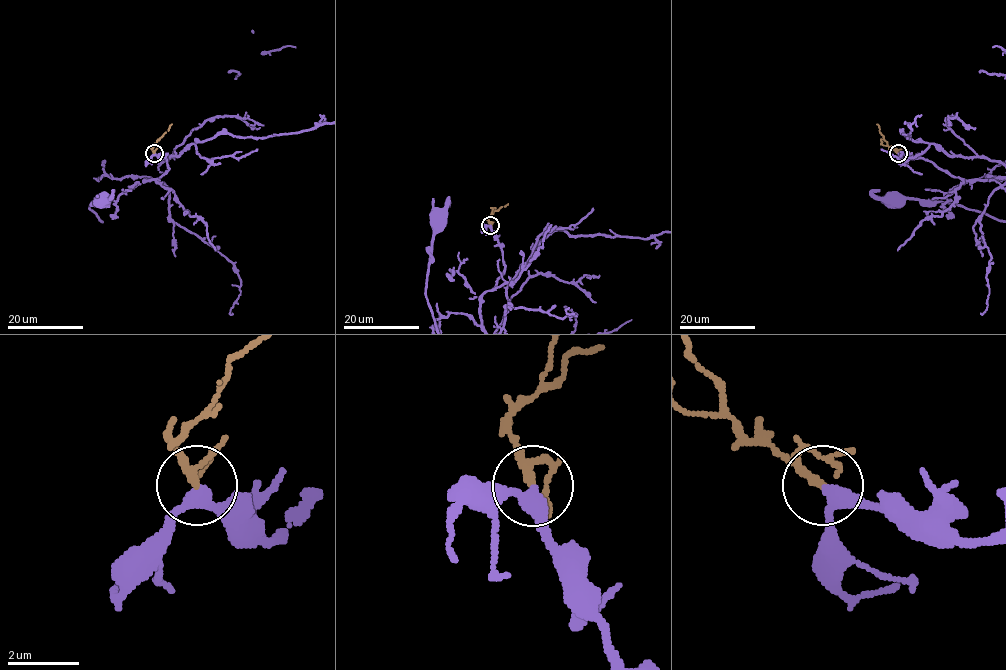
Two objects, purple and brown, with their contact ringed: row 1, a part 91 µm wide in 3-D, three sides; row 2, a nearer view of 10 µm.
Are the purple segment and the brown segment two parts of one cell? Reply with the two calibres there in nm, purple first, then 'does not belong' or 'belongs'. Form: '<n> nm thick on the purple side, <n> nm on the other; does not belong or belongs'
320 nm thick on the purple side, 180 nm on the other; belongs

